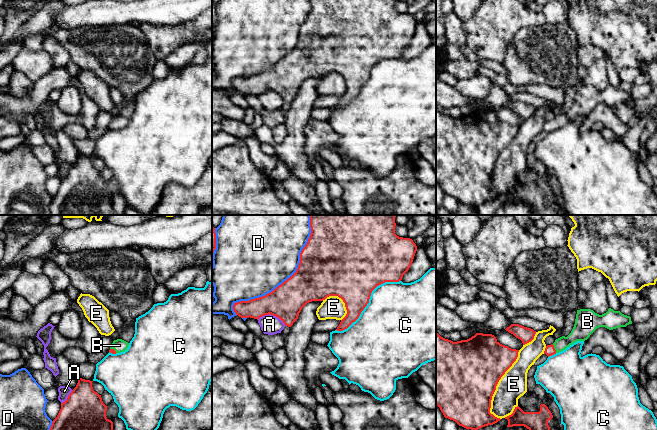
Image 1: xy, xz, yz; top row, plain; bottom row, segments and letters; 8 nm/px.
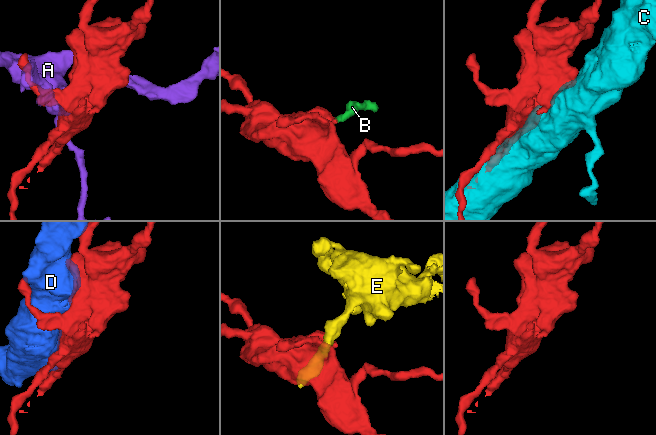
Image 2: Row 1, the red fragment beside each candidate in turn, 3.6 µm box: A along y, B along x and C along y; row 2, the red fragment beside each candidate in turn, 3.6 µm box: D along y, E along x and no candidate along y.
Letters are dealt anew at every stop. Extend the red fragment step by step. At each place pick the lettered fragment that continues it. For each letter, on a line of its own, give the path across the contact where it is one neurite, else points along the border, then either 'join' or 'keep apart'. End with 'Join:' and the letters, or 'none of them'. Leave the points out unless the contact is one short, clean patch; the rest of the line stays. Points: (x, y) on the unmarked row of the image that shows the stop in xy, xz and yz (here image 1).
A: keep apart
B: across yz (549, 126), (554, 124), (580, 108) | join
C: keep apart
D: keep apart
E: keep apart
Join: B

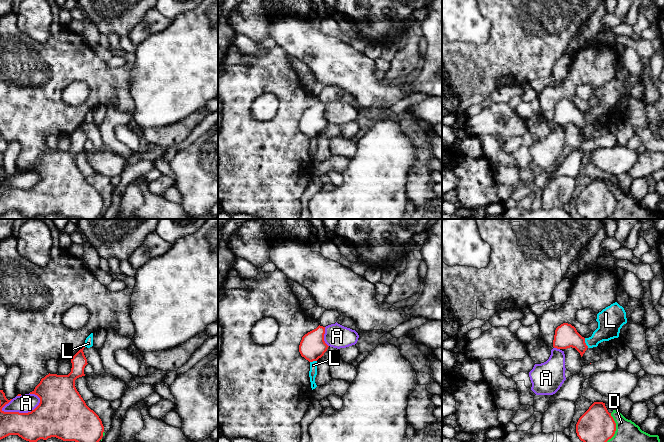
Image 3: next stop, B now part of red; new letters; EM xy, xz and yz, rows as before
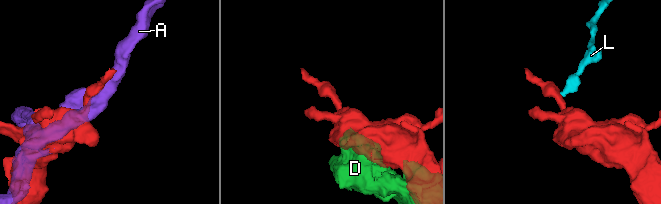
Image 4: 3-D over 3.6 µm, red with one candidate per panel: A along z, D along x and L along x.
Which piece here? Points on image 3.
A: keep apart
D: keep apart
L: along yz (584, 114), (584, 118), (588, 123) | keep apart
Join: none of them

